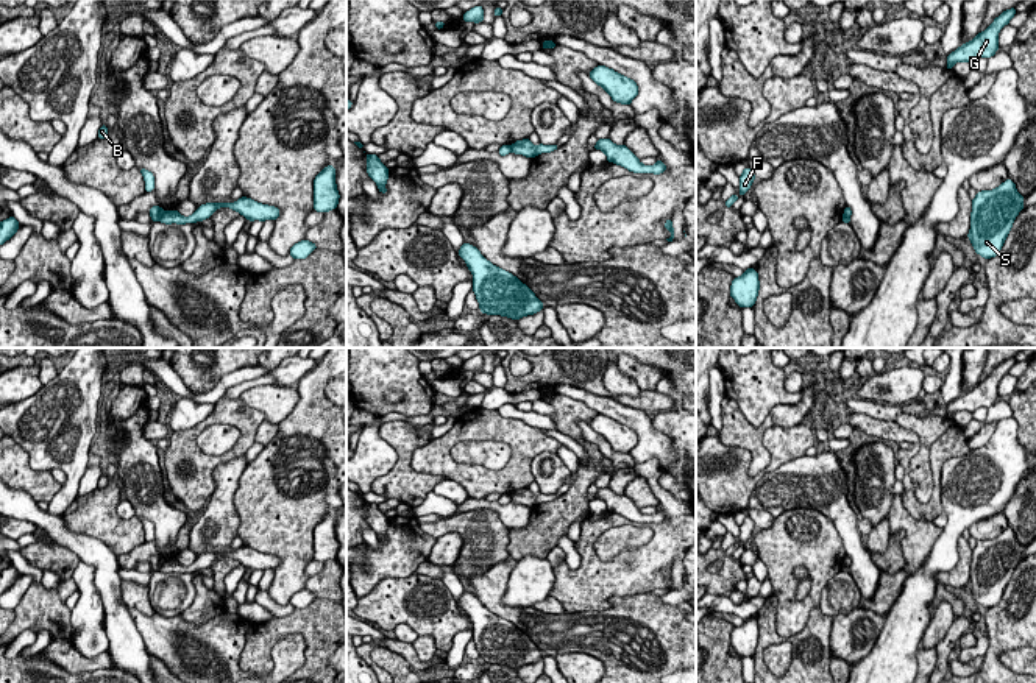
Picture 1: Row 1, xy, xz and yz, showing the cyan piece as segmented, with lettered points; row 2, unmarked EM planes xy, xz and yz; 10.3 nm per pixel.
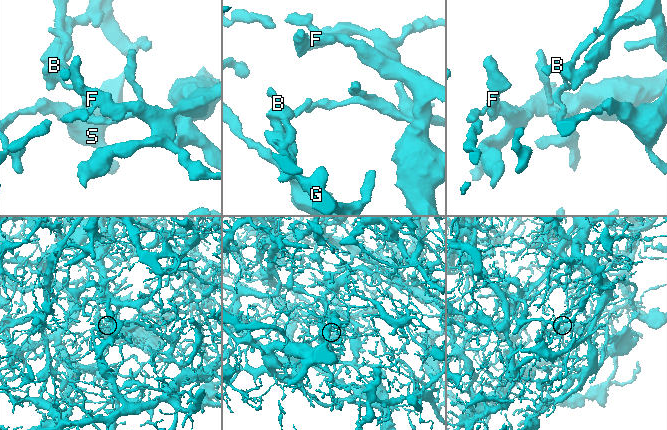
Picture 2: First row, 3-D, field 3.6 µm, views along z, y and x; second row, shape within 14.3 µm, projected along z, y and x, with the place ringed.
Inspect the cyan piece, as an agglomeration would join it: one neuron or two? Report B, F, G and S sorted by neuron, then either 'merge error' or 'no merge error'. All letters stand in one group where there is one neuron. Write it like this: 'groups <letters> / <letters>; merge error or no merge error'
groups B / F G S; merge error

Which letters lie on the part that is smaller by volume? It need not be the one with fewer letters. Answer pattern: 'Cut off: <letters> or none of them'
Cut off: B

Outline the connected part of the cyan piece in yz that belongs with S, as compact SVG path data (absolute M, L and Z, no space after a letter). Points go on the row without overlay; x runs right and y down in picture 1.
M1009 527L997 538L977 541L967 583L975 602L985 608L995 607L1022 558L1024 546Z

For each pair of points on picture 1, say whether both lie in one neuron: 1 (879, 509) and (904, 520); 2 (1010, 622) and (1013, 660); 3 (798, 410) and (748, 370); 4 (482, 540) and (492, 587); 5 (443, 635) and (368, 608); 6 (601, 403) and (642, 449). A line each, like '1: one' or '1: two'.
1: two
2: two
3: two
4: two
5: one
6: one

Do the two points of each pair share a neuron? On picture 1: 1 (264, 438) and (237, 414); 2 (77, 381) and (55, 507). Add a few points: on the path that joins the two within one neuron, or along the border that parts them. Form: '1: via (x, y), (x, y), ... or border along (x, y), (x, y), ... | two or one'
1: border along (264, 418), (253, 442) | two
2: via (78, 412), (80, 431), (74, 437), (74, 476) | one

